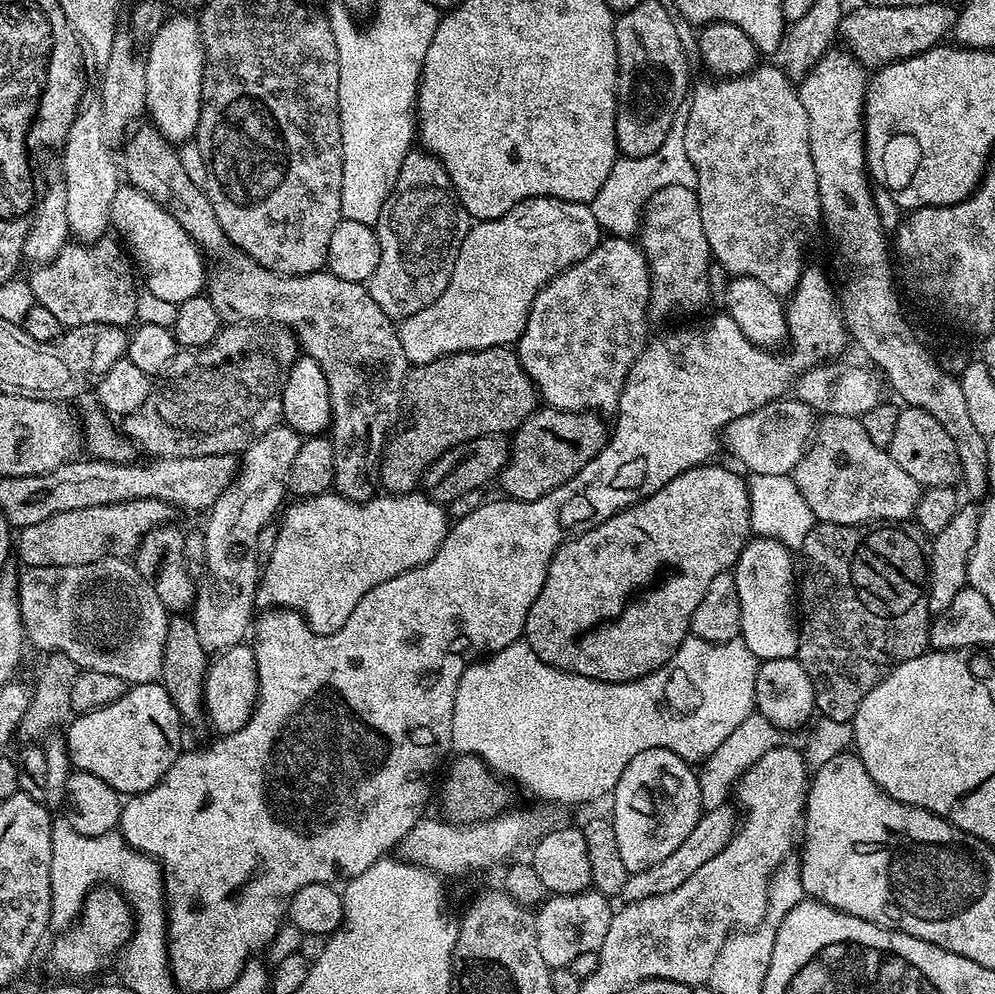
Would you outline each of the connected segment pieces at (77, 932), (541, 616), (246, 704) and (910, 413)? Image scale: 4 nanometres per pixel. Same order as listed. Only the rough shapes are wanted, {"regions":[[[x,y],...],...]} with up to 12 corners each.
{"regions":[[[97,886],[52,944],[64,978],[96,976],[127,944],[134,913]],[[683,472],[556,551],[523,639],[651,676],[753,535],[745,477]],[[253,645],[211,657],[207,723],[221,737],[250,722],[258,670]],[[901,407],[886,450],[924,488],[961,479],[934,414]]]}

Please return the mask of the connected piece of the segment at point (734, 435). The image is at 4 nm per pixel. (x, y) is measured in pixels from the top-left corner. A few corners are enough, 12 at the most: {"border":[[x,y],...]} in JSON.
{"border":[[781,398],[726,425],[749,473],[787,476],[813,443],[809,405]]}

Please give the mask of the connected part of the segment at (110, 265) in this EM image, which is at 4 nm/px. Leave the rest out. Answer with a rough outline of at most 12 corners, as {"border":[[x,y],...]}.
{"border":[[67,243],[32,270],[63,327],[135,321],[140,291],[121,243]]}

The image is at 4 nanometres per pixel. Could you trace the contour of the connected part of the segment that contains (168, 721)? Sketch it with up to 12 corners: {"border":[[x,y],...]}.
{"border":[[160,682],[77,715],[71,767],[150,790],[182,751]]}

